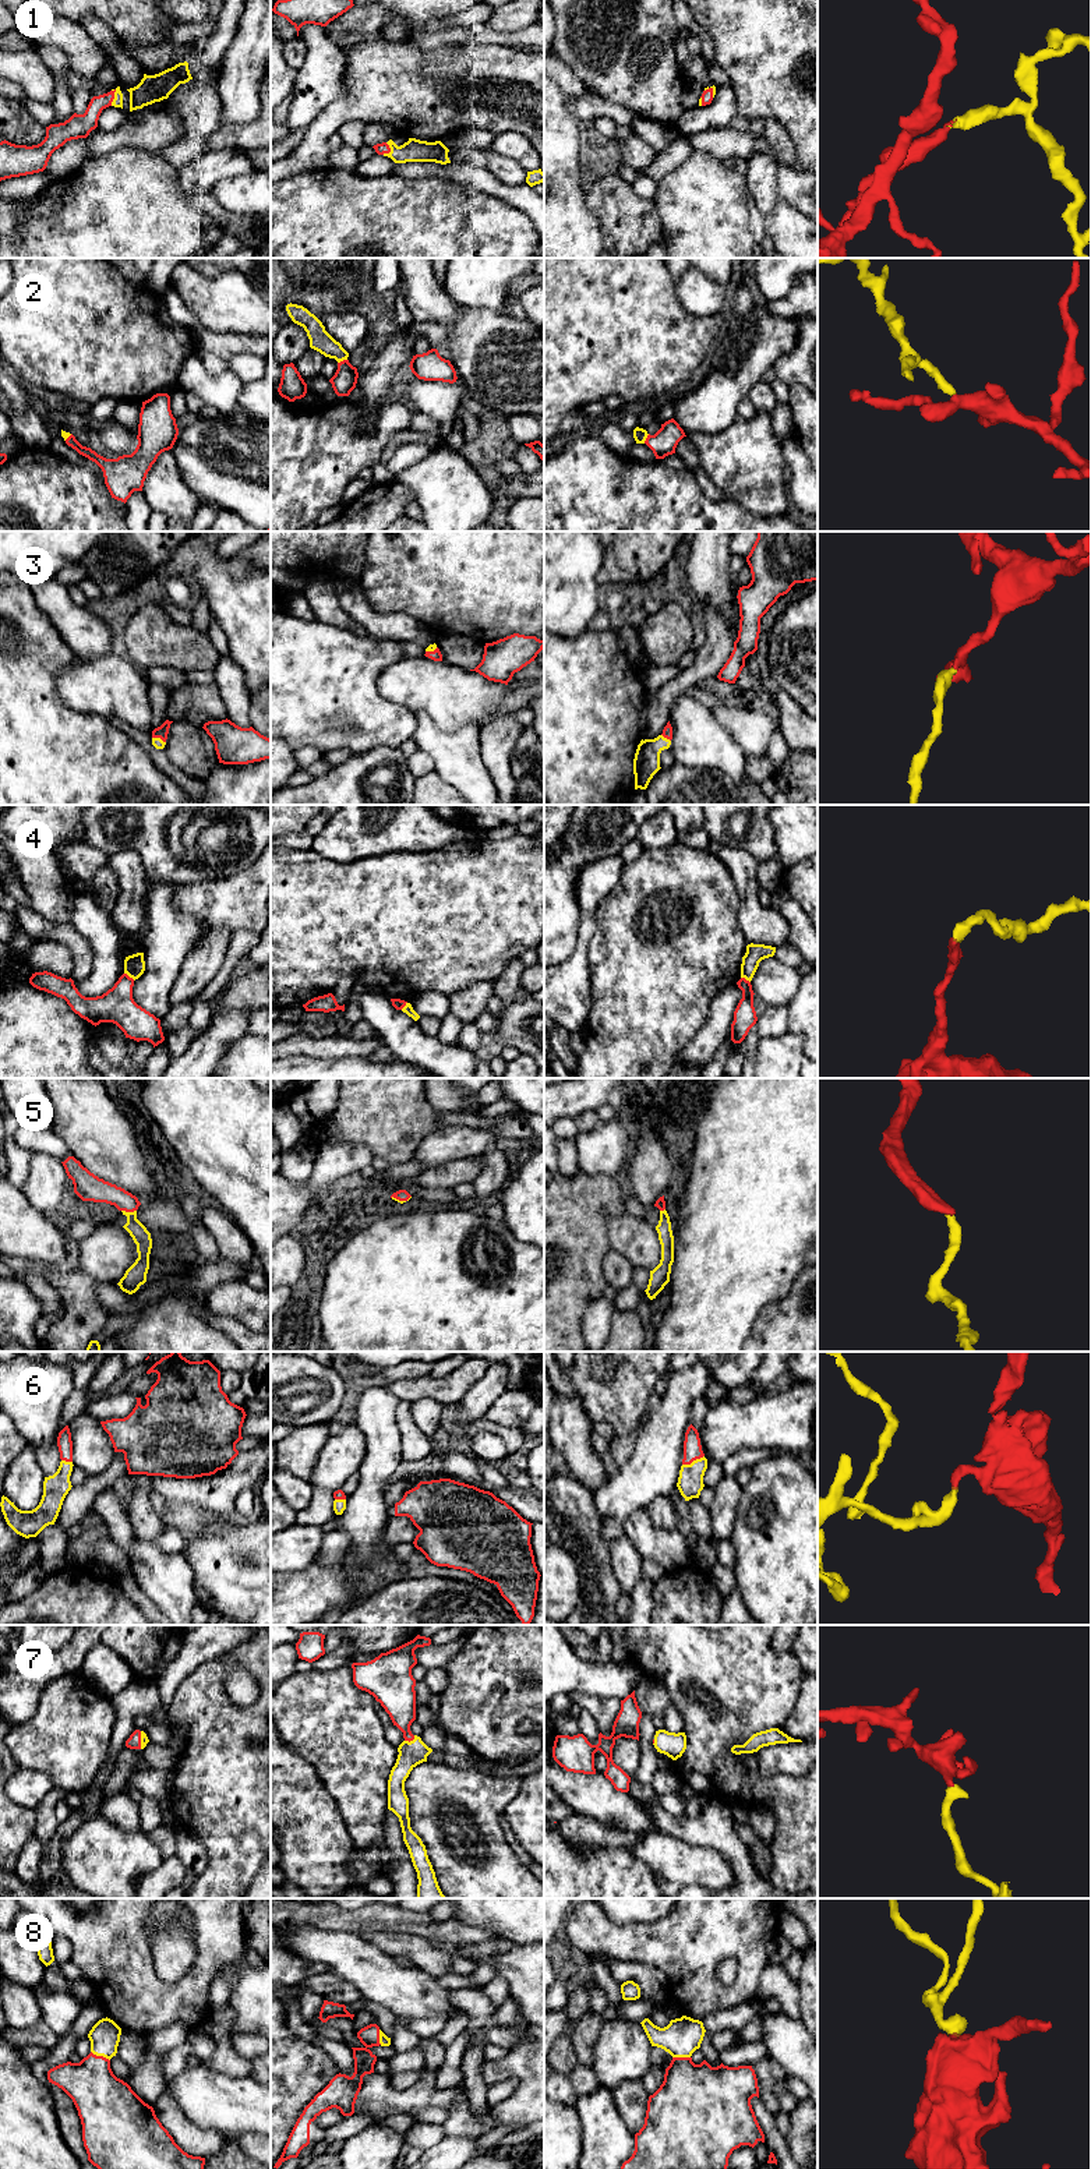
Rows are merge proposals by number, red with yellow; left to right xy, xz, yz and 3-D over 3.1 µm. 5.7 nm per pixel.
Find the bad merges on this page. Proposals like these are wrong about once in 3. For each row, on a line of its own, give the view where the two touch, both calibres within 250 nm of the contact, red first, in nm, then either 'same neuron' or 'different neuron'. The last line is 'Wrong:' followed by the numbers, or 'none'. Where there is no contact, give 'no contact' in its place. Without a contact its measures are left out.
1: meets red in xy; 140 nm thick on the red side, 60 nm on the other; same neuron
2: meets red in xz; 140 nm thick on the red side, 120 nm on the other; same neuron
3: meets red in xy; 70 nm thick on the red side, 60 nm on the other; same neuron
4: meets red in xy; 200 nm thick on the red side, 130 nm on the other; different neuron
5: meets red in xy; 140 nm thick on the red side, 100 nm on the other; same neuron
6: meets red in yz; 110 nm thick on the red side, 140 nm on the other; same neuron
7: meets red in xz; 200 nm thick on the red side, 140 nm on the other; same neuron
8: meets red in xy; 320 nm thick on the red side, 180 nm on the other; same neuron
Wrong: 4

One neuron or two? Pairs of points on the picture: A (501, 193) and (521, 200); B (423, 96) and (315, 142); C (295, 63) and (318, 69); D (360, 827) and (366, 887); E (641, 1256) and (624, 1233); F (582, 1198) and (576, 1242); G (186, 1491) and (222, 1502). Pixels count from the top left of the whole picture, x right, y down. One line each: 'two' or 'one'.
A: one
B: one
C: two
D: two
E: one
F: one
G: one

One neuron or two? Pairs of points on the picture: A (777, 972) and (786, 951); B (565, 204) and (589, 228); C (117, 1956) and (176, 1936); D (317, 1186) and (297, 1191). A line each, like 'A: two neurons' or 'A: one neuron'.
A: two neurons
B: one neuron
C: two neurons
D: two neurons

